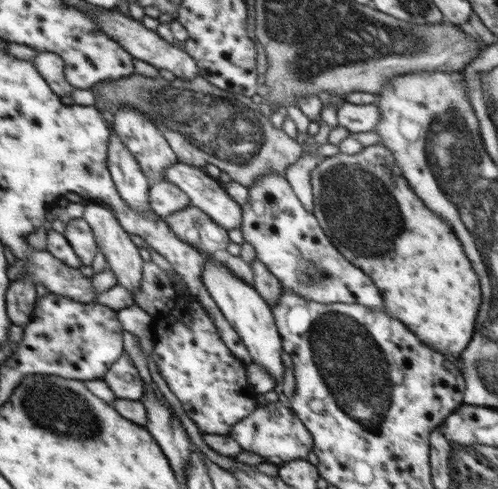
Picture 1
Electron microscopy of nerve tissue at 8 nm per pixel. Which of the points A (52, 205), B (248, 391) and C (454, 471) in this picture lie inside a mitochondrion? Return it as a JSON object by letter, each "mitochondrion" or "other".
{"A":"other","B":"other","C":"other"}

